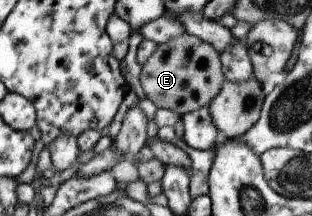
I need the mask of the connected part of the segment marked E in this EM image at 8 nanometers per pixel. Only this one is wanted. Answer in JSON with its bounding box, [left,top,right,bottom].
[139,33,224,116]

